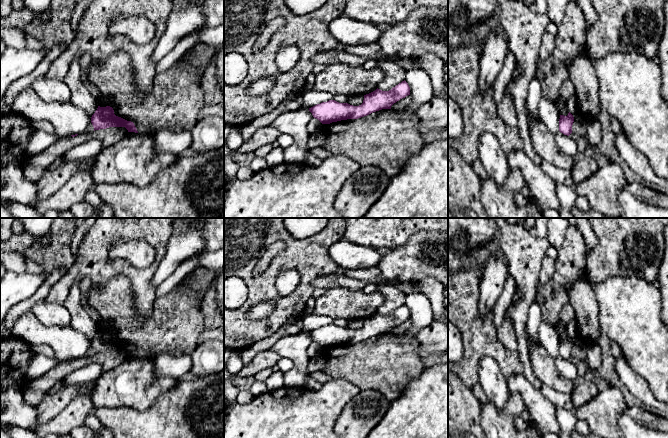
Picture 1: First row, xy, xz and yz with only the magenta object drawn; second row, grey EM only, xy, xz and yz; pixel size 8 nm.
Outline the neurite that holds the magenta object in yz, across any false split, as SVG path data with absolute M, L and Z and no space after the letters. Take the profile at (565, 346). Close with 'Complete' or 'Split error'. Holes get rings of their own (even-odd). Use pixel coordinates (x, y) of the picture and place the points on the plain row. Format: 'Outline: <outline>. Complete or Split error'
Outline: M569 336L567 340L560 339L559 355L564 359L569 360L572 357L572 349L574 346L573 339Z. Complete

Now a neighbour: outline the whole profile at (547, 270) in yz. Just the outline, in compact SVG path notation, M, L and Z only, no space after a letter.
M545 256L542 260L538 285L541 286L546 284L552 278L554 273L555 273L555 260L548 256Z

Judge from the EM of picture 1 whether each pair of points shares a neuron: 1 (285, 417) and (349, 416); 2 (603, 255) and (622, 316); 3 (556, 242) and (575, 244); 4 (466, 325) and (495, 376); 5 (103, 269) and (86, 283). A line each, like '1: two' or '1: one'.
1: two
2: two
3: two
4: two
5: two

